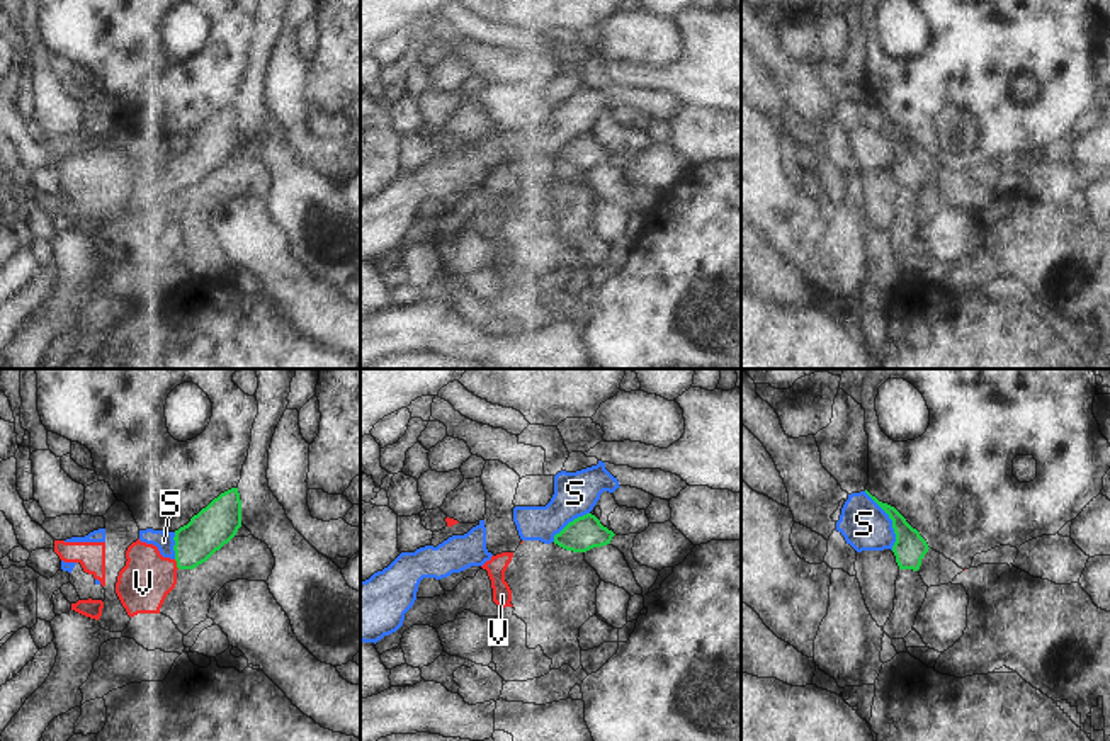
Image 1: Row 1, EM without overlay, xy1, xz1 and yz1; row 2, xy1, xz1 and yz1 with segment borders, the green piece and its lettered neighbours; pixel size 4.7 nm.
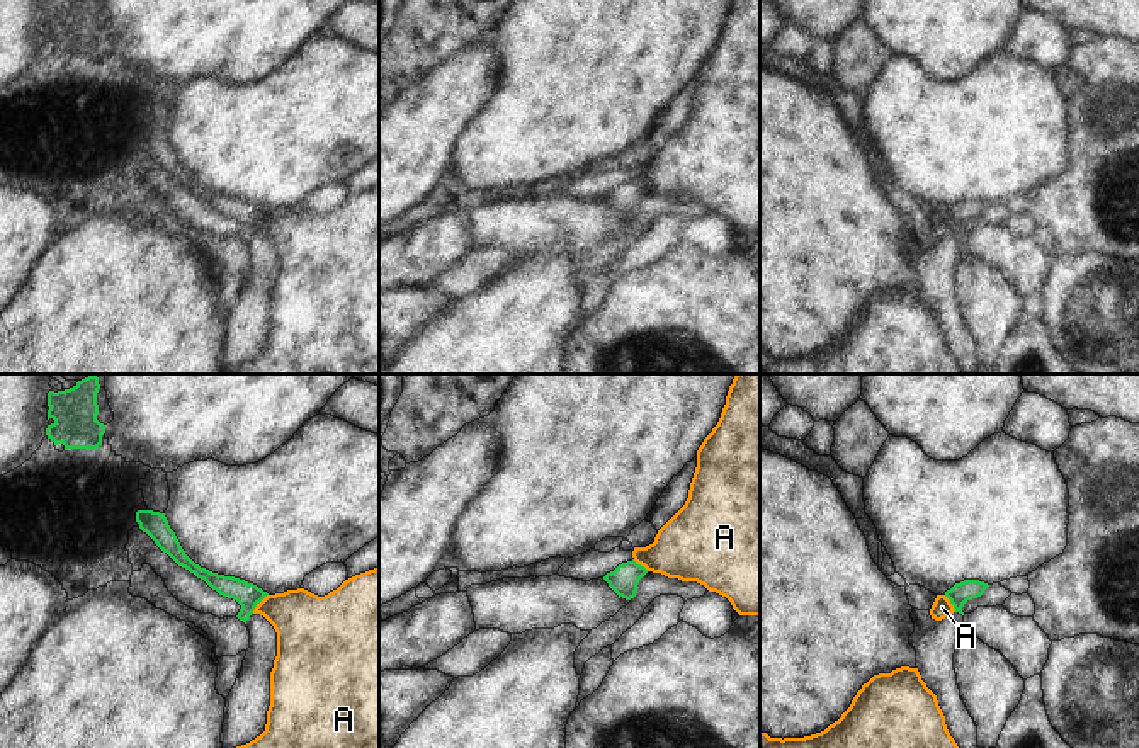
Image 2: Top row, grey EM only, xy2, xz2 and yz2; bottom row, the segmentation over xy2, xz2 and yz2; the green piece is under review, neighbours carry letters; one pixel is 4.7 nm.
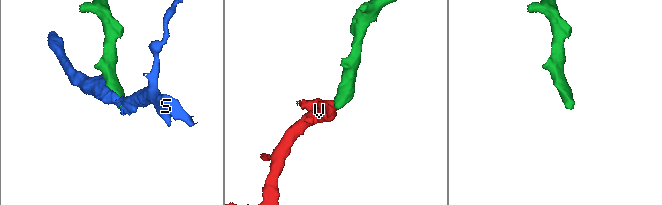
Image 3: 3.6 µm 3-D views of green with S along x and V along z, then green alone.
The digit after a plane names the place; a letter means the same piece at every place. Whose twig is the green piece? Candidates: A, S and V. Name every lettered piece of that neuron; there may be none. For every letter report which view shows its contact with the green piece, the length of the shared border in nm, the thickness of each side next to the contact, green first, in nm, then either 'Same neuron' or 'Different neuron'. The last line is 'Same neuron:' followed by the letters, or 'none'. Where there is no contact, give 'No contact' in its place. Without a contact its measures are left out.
A: Touches green in xy2. Shared border 120 nm. Thickness 110 nm (green) against 300 nm. Different neuron
S: Touches green in yz1. Shared border 320 nm. Thickness 160 nm (green) against 220 nm. Different neuron
V: Touches green in xy1. Shared border 50 nm. Thickness 200 nm (green) against 240 nm. Same neuron
Same neuron: V

